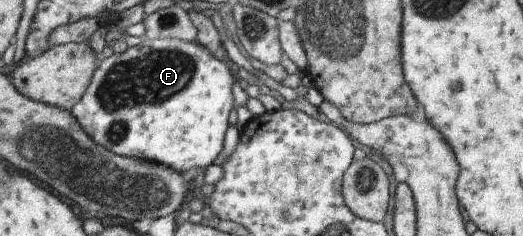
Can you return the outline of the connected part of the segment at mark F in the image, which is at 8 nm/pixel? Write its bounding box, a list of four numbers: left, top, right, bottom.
[71,38,236,174]

